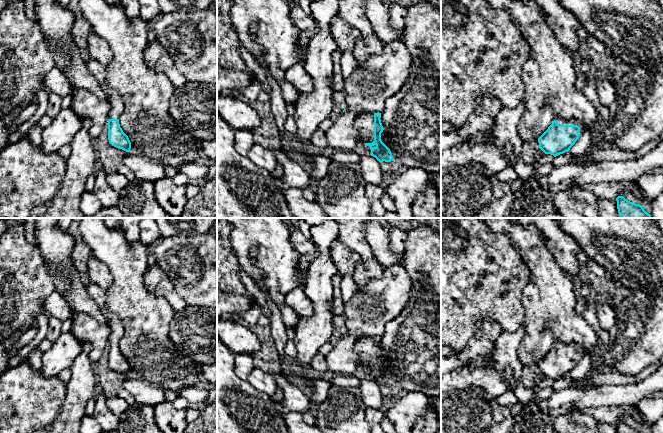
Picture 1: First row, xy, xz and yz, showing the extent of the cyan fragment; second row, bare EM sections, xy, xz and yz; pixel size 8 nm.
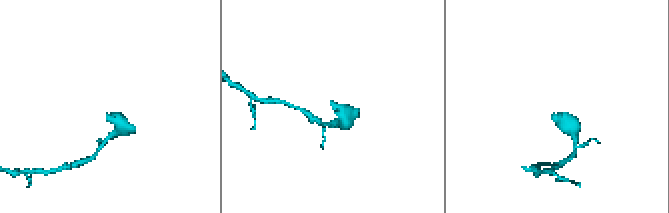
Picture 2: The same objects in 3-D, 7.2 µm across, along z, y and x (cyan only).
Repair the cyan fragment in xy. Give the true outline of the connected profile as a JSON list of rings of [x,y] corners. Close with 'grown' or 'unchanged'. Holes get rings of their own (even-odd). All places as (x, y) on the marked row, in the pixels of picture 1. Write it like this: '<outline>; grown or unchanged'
[[[88,57],[85,62],[90,73],[97,79],[103,91],[108,96],[111,104],[108,121],[108,140],[109,143],[126,152],[130,152],[131,142],[128,136],[123,132],[119,124],[119,117],[123,111],[123,100],[115,90],[106,84],[106,67],[97,60]]]; grown

